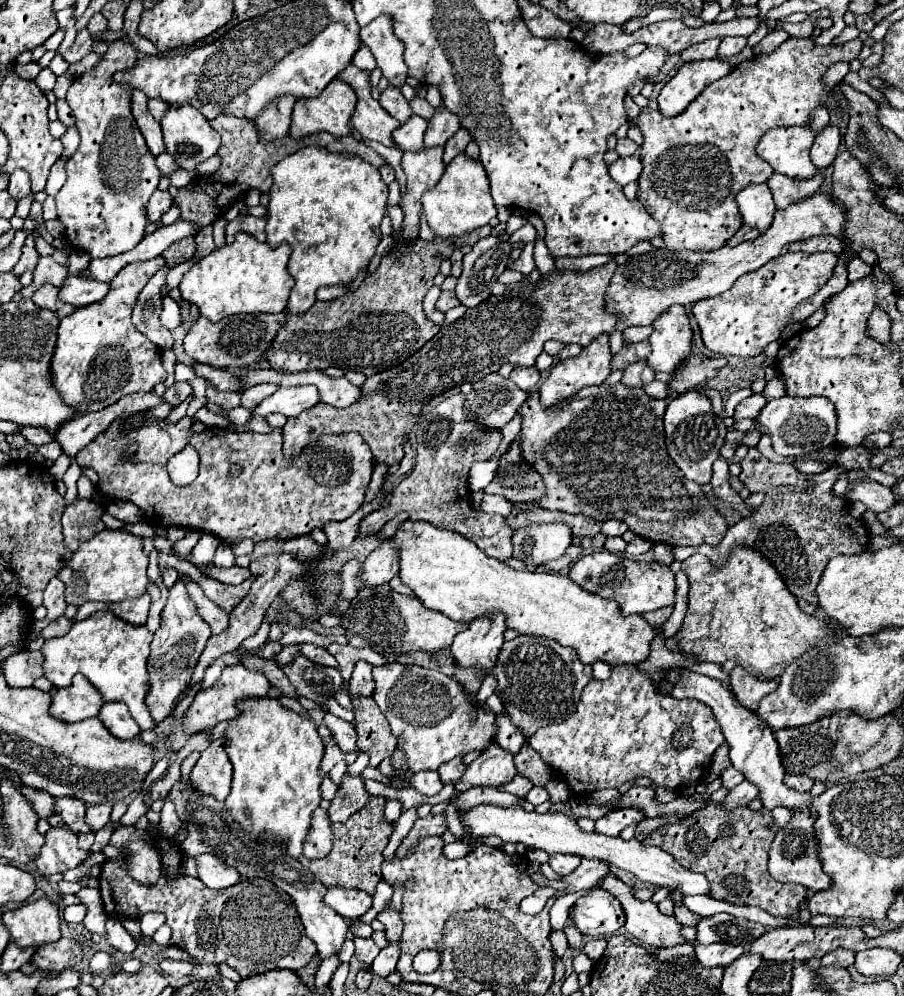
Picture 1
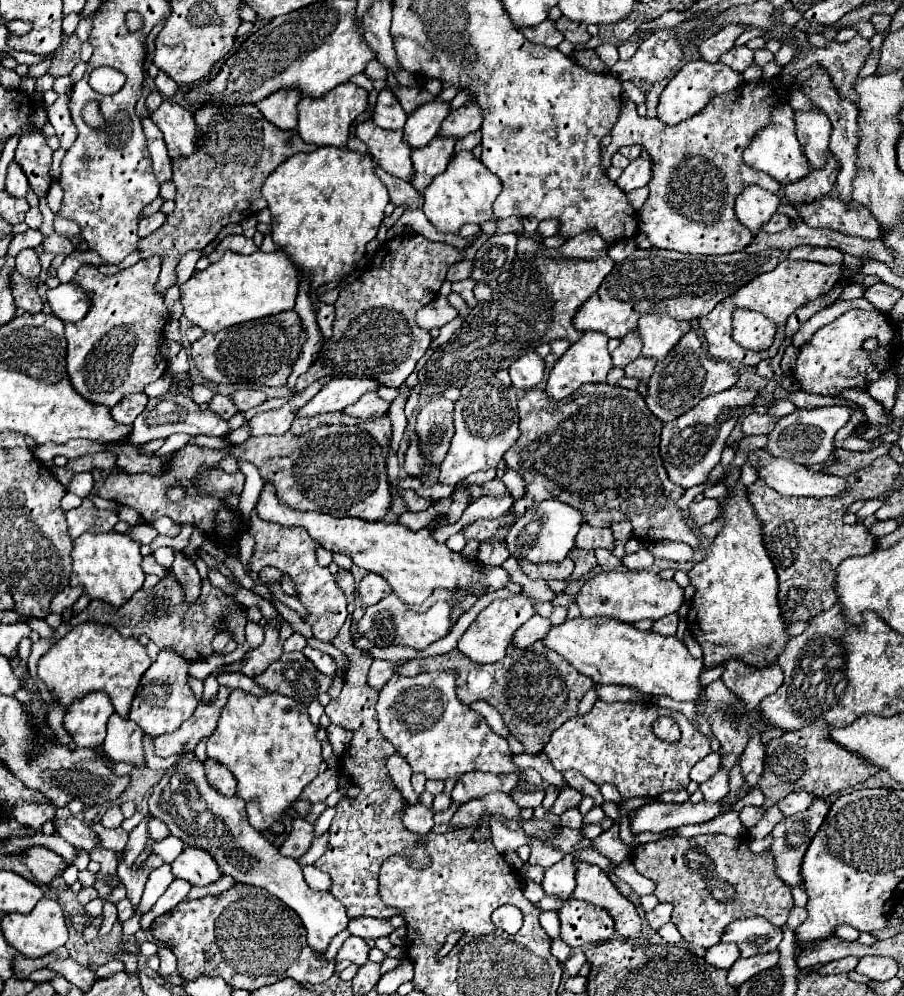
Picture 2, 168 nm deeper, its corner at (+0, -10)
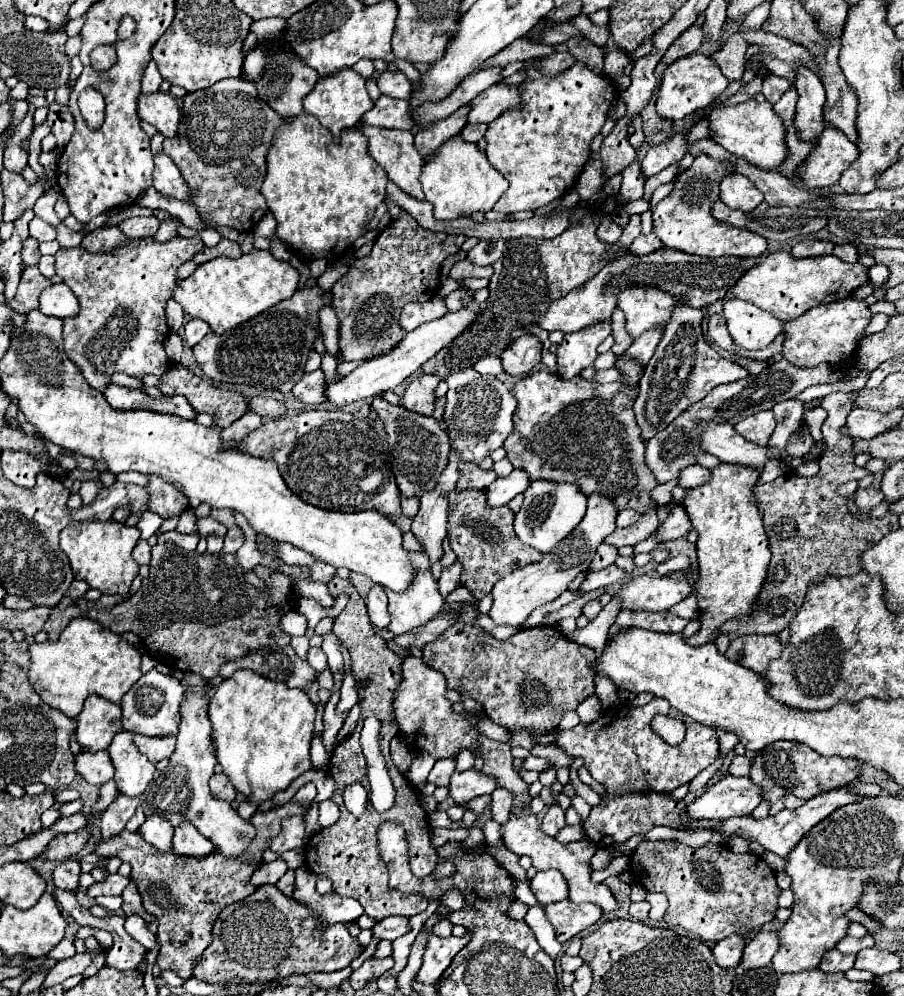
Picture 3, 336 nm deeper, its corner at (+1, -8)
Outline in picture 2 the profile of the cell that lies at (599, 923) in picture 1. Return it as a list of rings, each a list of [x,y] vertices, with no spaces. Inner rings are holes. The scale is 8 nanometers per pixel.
[[[569,898],[557,914],[561,922],[561,940],[571,948],[609,940],[615,932],[613,920],[603,908],[581,900]]]

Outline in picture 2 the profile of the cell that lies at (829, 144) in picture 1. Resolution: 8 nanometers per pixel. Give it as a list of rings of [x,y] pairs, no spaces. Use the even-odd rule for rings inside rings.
[[[795,110],[797,140],[801,142],[803,154],[813,168],[821,168],[827,160],[827,146],[831,136],[831,124],[823,110]]]

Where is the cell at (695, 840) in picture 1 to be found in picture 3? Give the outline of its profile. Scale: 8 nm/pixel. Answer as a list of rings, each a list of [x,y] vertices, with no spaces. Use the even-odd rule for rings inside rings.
[[[678,840],[668,842],[642,842],[630,856],[630,872],[636,884],[644,884],[648,892],[662,892],[666,894],[670,906],[664,914],[666,924],[682,926],[684,930],[698,934],[704,942],[720,942],[726,936],[730,936],[736,928],[734,924],[746,924],[746,926],[762,926],[766,922],[772,922],[776,918],[778,910],[778,896],[780,888],[776,884],[776,872],[756,854],[734,854],[728,844],[704,844],[700,848],[692,848]]]

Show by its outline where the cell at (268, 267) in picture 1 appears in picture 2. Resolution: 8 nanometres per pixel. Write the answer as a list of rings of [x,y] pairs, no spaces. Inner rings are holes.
[[[261,250],[241,256],[225,252],[221,260],[209,264],[203,272],[195,272],[179,286],[183,314],[205,332],[219,332],[227,326],[293,310],[299,286],[299,272],[285,252],[265,254]]]

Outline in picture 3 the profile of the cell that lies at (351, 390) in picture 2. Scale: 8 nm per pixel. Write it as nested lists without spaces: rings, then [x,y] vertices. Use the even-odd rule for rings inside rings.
[[[464,308],[460,312],[448,312],[444,318],[438,318],[438,320],[432,320],[412,332],[408,332],[404,336],[404,340],[390,352],[390,354],[384,354],[380,358],[374,358],[374,360],[368,360],[364,364],[360,364],[354,372],[350,372],[348,376],[344,376],[342,380],[338,380],[336,384],[328,384],[326,386],[326,402],[342,408],[346,404],[352,404],[356,400],[362,400],[362,398],[370,398],[370,396],[376,396],[376,394],[382,394],[384,390],[394,390],[398,384],[402,384],[408,376],[412,376],[426,360],[430,360],[438,350],[442,350],[444,346],[448,346],[458,334],[462,334],[476,318],[476,308]]]

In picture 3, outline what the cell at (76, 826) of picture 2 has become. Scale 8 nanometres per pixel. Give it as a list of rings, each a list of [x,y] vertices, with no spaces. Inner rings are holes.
[[[290,800],[284,806],[272,808],[268,812],[258,810],[250,822],[256,828],[256,838],[252,840],[250,848],[238,858],[228,860],[218,850],[206,858],[184,858],[176,856],[174,852],[162,854],[158,848],[150,846],[142,840],[138,832],[120,832],[108,840],[98,840],[94,846],[94,852],[100,856],[118,856],[120,860],[130,862],[132,878],[138,884],[138,890],[142,894],[144,910],[158,918],[158,942],[160,942],[160,954],[158,964],[160,968],[174,970],[182,980],[192,978],[192,966],[196,964],[198,956],[206,950],[206,946],[212,942],[210,930],[212,922],[218,918],[220,910],[232,902],[238,902],[254,892],[254,886],[250,884],[250,876],[254,868],[248,864],[248,860],[260,860],[262,852],[270,848],[270,842],[280,834],[282,818],[288,816],[304,816],[306,806]]]

